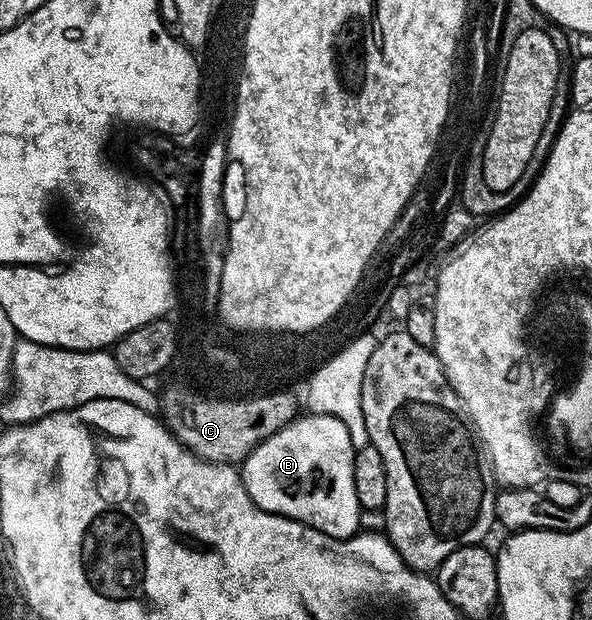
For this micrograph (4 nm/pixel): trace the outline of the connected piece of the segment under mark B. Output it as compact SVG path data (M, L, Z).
M299 414L247 454L240 465L242 481L256 506L346 540L360 528L356 485L352 482L355 451L340 418Z

